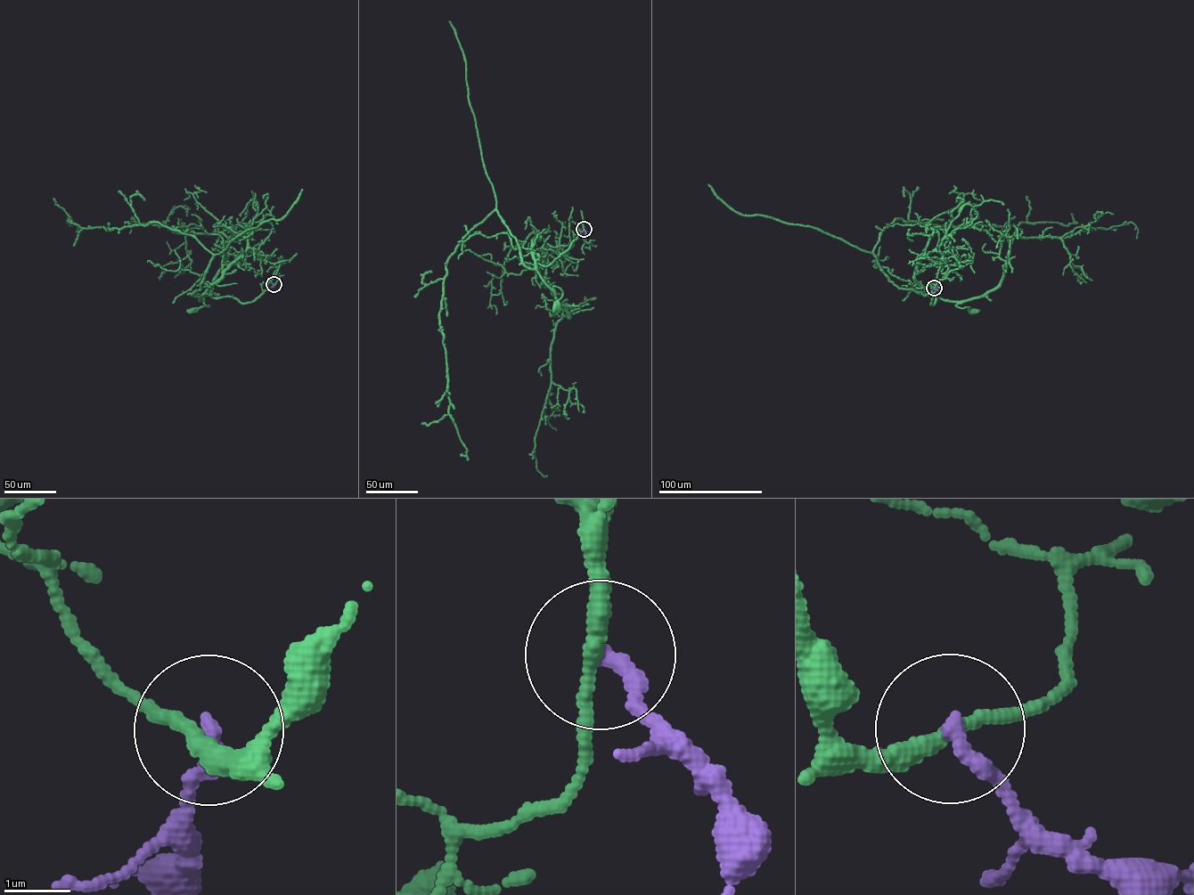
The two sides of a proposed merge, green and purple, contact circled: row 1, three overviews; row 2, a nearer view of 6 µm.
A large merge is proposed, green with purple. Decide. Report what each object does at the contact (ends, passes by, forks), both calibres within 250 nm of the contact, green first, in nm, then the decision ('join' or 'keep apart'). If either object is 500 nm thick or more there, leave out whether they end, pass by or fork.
green passes by | purple ends | 240/240 nm | keep apart

